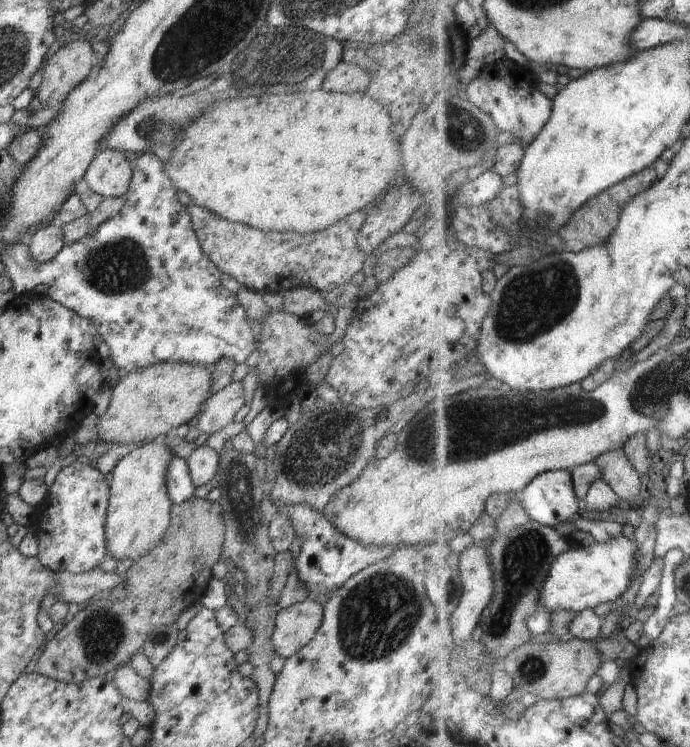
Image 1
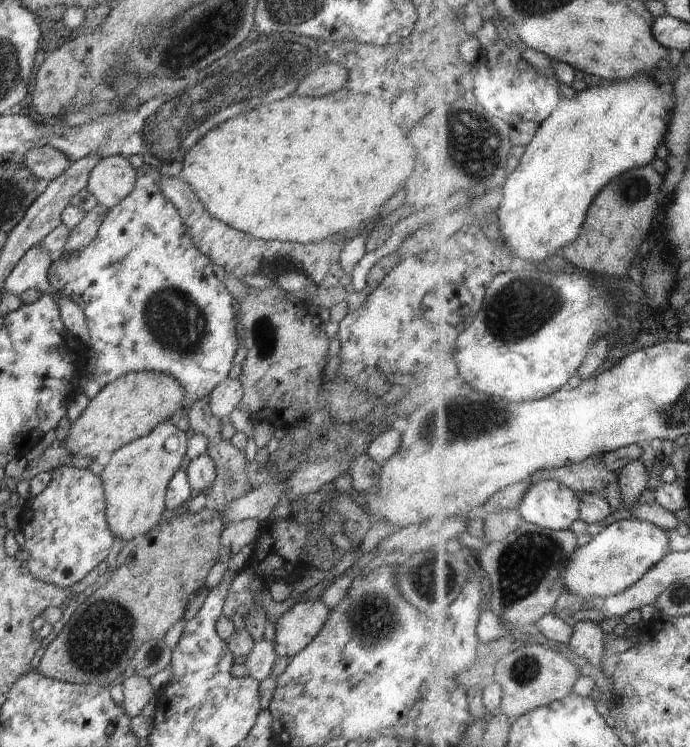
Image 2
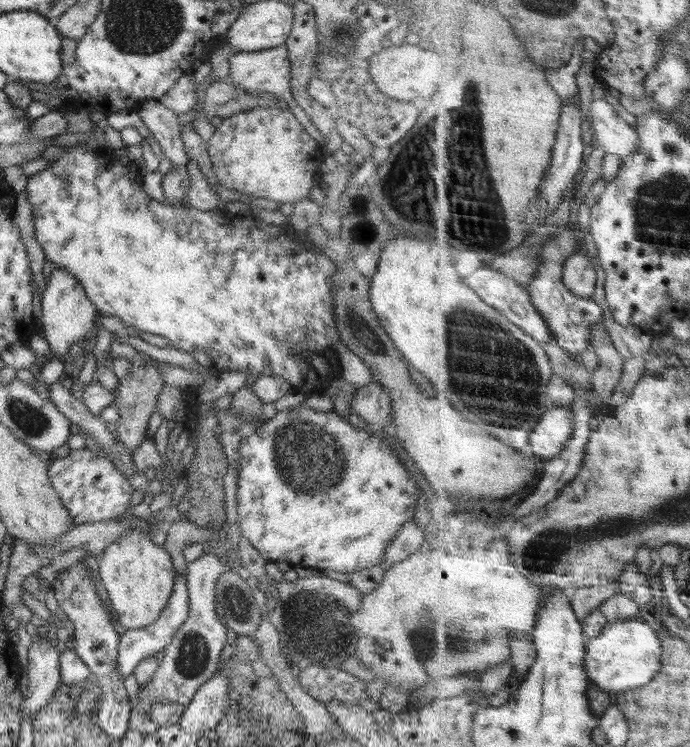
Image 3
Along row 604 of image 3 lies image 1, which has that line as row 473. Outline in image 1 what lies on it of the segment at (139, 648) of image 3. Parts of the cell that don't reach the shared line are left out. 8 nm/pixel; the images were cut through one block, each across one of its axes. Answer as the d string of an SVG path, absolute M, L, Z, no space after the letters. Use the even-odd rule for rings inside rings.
M173 455L168 463L165 483L167 495L173 504L183 503L193 497L193 485L187 461Z

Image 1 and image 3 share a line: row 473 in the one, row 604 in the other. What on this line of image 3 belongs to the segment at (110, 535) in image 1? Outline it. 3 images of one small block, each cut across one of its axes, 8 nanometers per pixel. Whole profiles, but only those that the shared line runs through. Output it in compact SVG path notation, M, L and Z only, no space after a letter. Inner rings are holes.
M128 529L120 540L108 543L104 547L104 552L98 557L99 575L108 592L110 604L116 610L114 613L116 620L127 629L142 628L156 621L174 590L177 570L172 565L170 554L163 546L156 545L150 538L148 530Z

